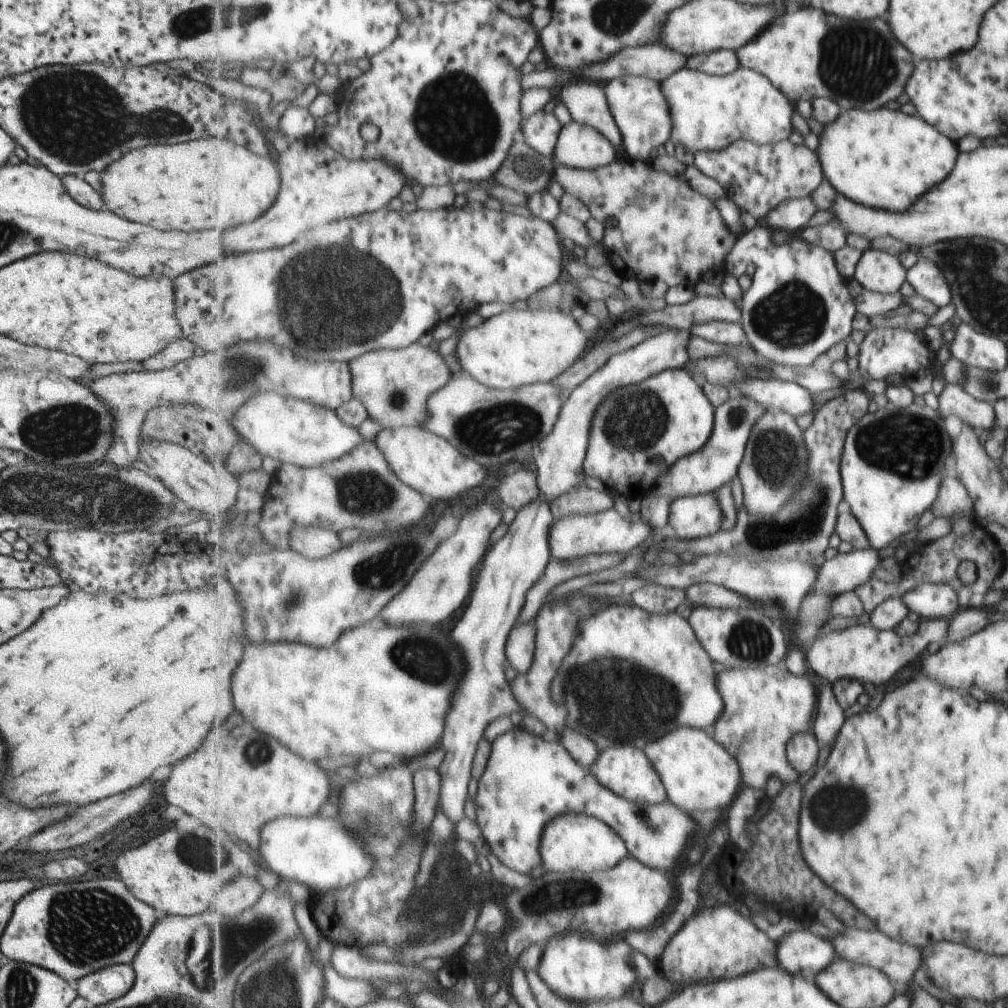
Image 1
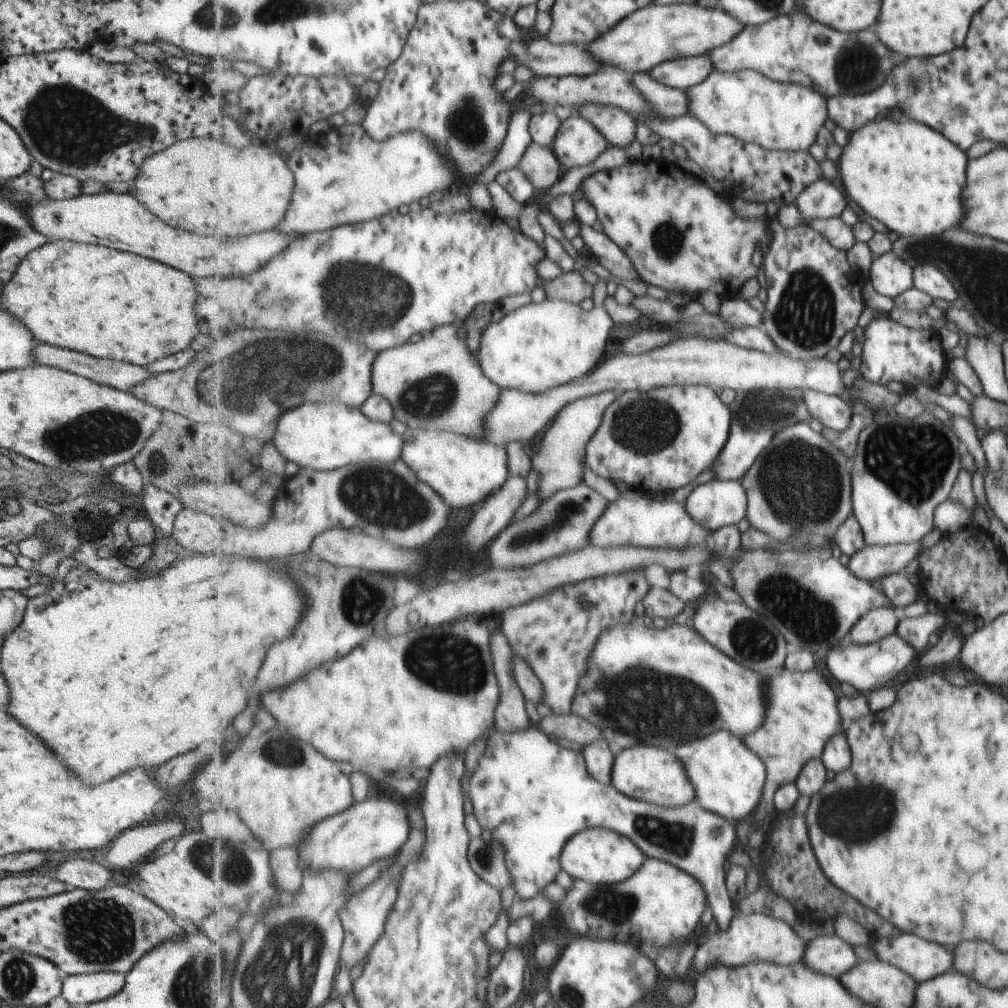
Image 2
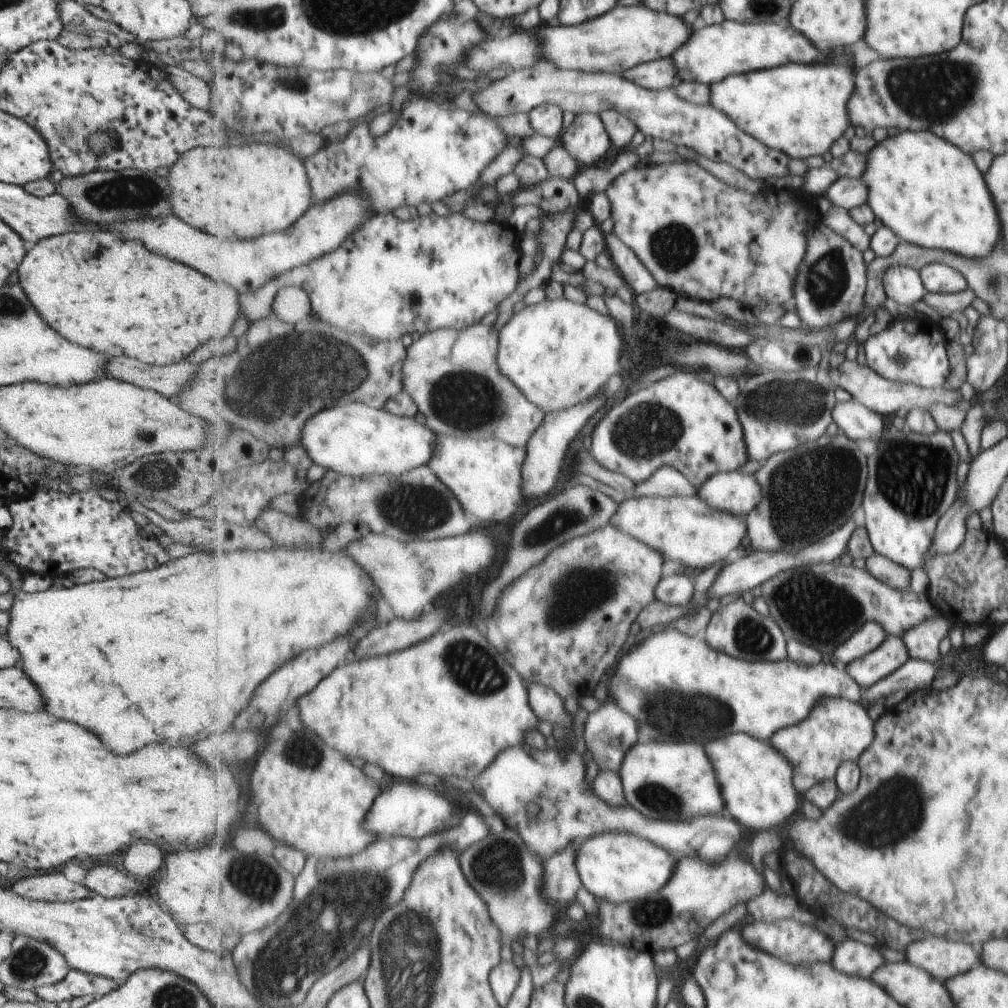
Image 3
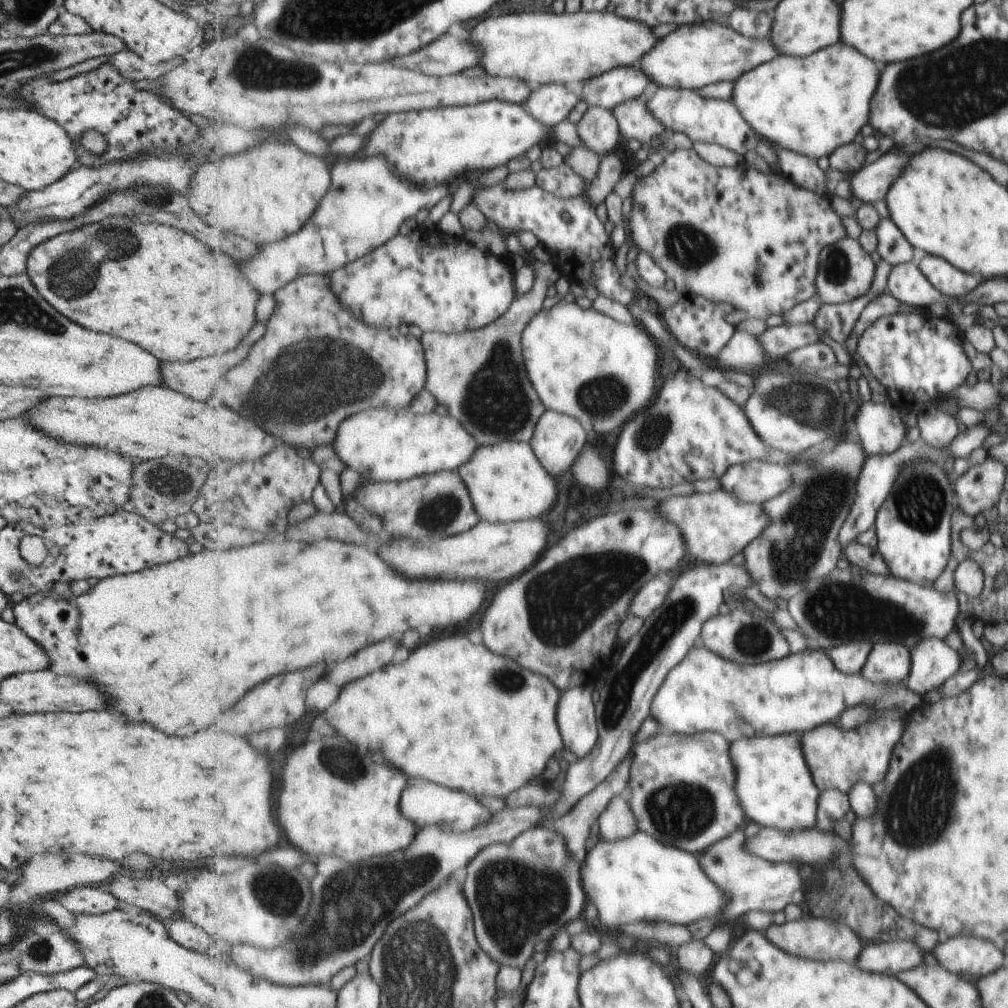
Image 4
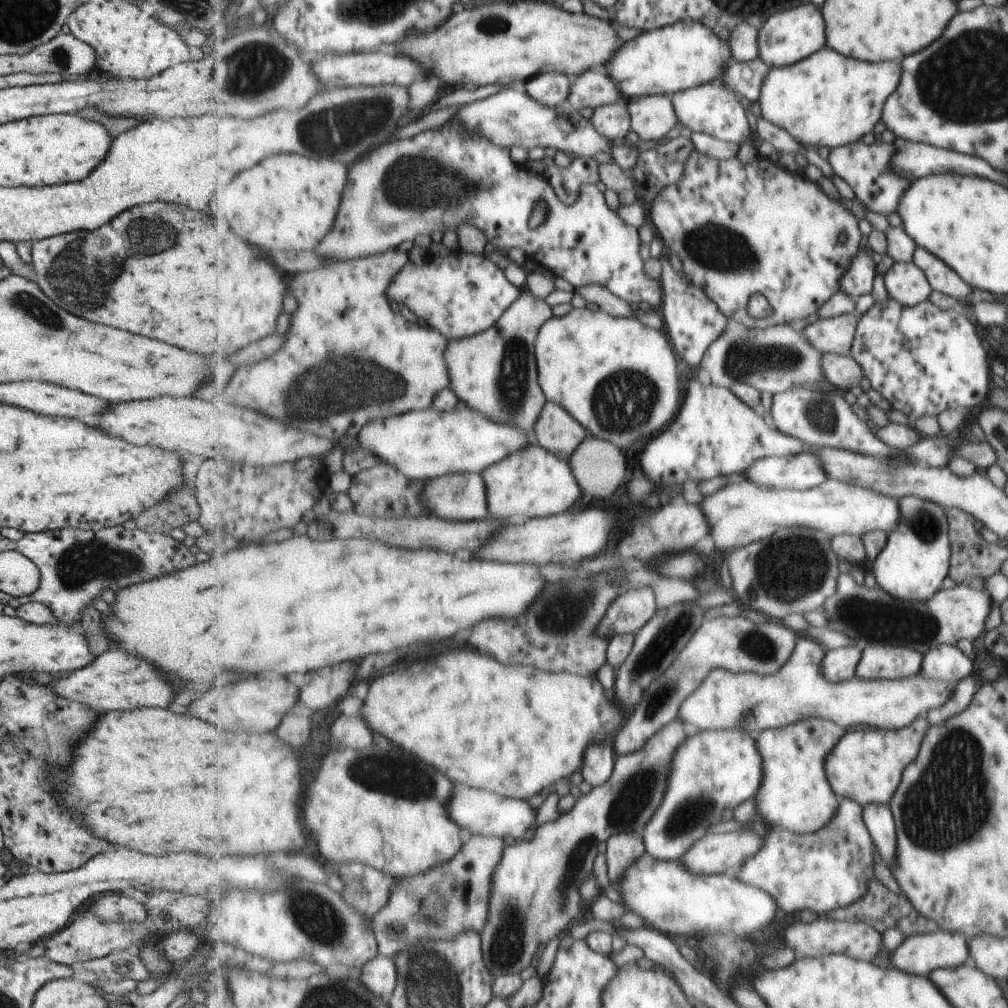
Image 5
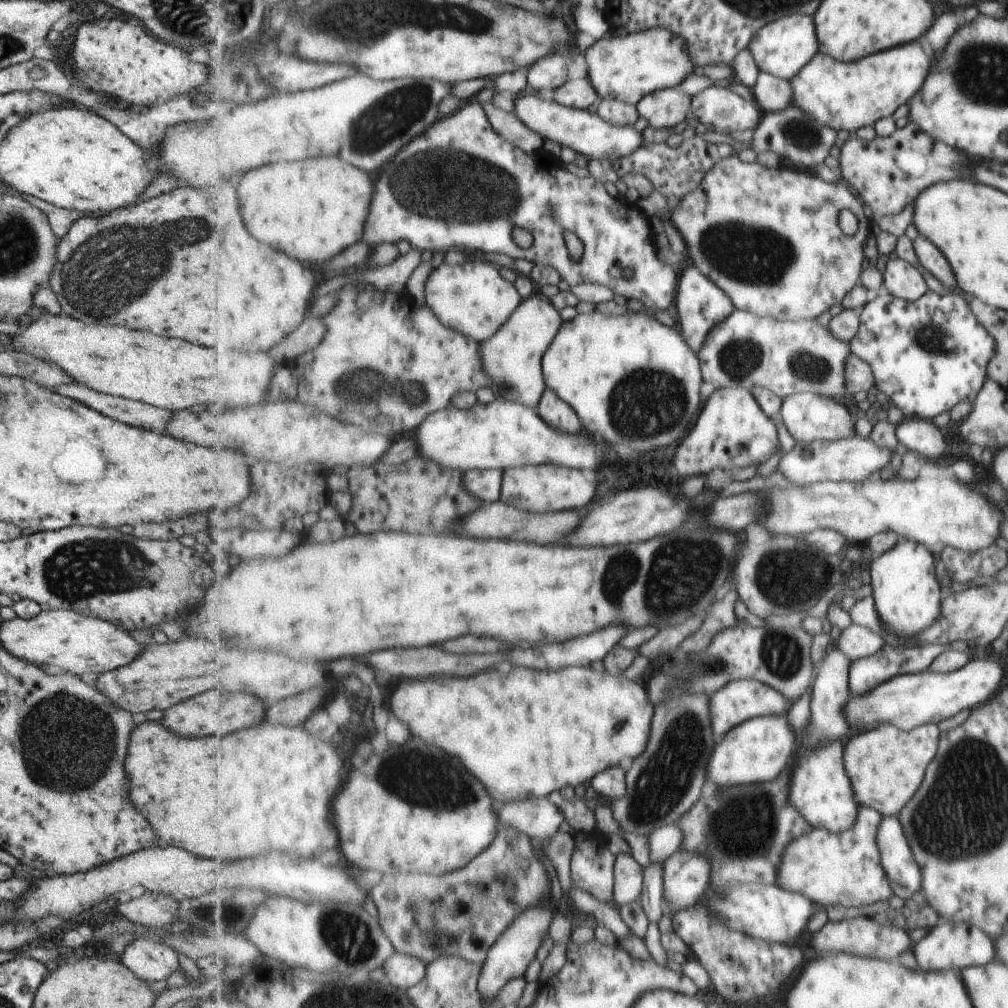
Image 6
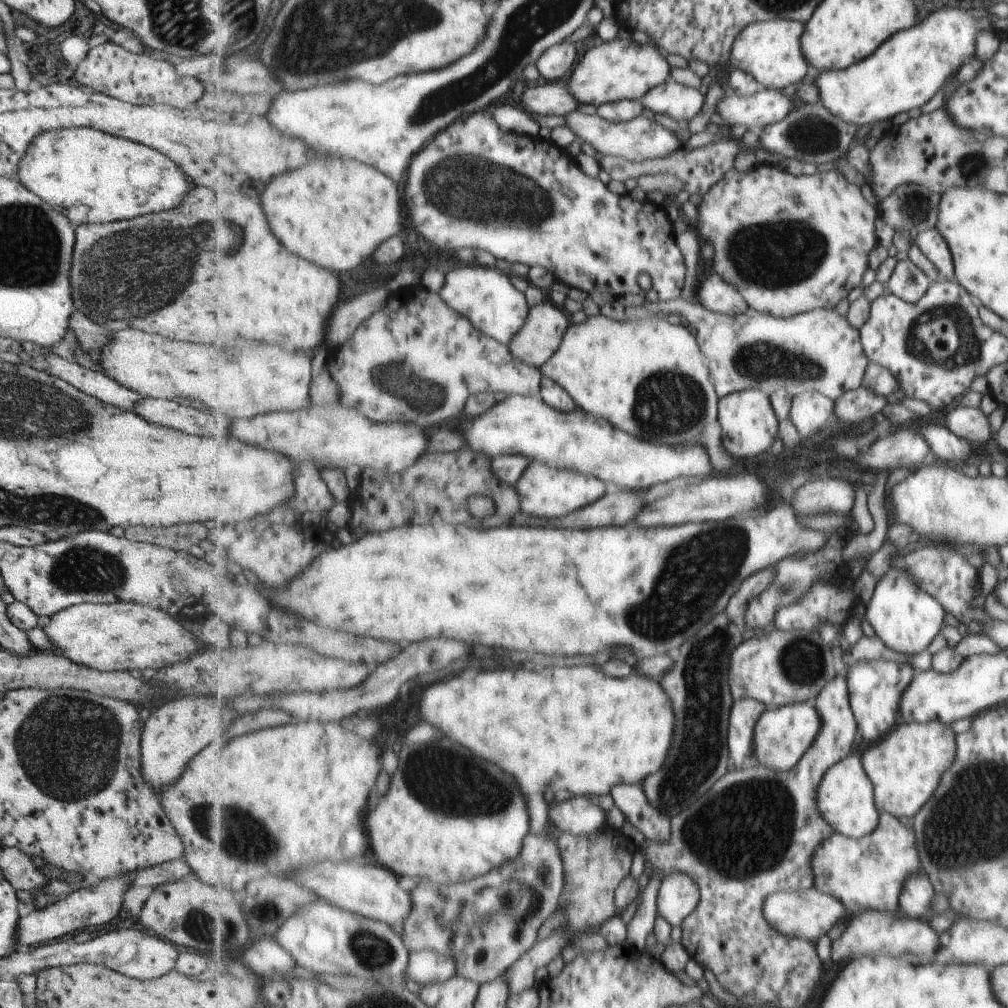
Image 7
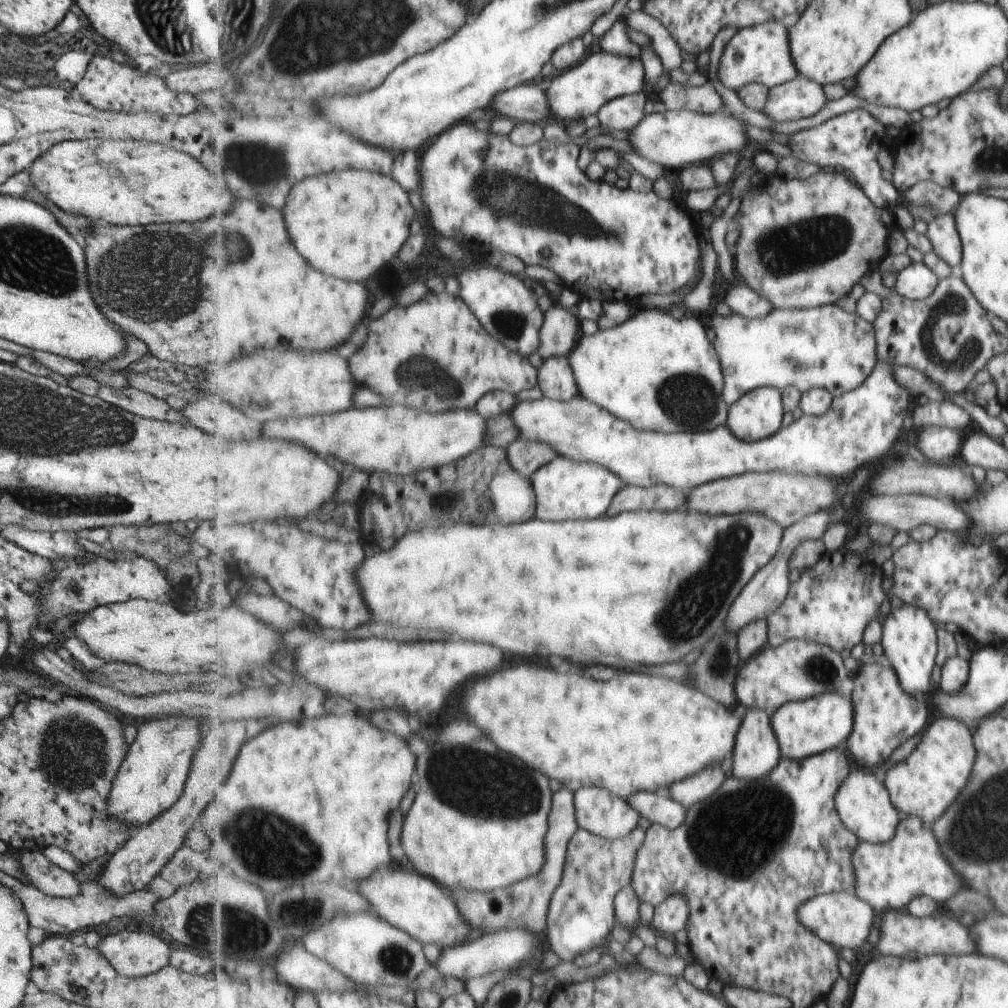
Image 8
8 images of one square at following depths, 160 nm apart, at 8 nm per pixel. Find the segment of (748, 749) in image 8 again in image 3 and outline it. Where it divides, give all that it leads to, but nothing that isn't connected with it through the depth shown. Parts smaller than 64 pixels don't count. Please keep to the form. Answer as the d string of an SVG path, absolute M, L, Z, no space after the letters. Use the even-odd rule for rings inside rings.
M669 627L651 633L637 646L626 650L611 674L607 693L621 710L637 720L640 730L637 743L660 740L706 744L735 733L750 734L756 739L769 741L778 730L811 717L816 706L823 705L831 697L863 703L865 690L833 659L815 666L799 664L789 658L784 661L743 660L717 650L707 640Z

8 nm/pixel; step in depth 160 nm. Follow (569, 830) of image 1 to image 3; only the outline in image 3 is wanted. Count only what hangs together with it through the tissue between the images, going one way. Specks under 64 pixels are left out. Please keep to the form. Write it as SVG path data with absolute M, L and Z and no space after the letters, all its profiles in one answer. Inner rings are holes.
M618 831L605 832L594 835L577 848L577 870L583 887L596 900L623 906L660 892L673 876L678 858L649 839Z

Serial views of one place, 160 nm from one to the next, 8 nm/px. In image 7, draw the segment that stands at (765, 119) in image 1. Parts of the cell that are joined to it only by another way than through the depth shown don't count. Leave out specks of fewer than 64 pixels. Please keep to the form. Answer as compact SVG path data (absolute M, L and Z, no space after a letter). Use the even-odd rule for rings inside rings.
M957 8L935 12L919 26L892 34L864 61L839 72L818 71L813 85L818 88L820 102L837 118L857 126L882 120L889 123L895 114L923 106L939 90L943 78L971 58L975 28L987 26L989 20L977 18L973 22L973 16Z

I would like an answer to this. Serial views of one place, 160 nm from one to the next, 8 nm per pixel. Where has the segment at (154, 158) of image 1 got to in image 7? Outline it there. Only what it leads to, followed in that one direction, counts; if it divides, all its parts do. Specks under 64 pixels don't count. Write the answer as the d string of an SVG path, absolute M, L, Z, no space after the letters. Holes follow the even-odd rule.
M319 158L315 164L309 163L301 170L291 170L289 174L281 174L281 178L273 178L261 196L261 206L269 210L273 234L281 238L283 246L335 272L349 272L365 262L383 240L399 232L403 216L399 186L377 168L347 158Z

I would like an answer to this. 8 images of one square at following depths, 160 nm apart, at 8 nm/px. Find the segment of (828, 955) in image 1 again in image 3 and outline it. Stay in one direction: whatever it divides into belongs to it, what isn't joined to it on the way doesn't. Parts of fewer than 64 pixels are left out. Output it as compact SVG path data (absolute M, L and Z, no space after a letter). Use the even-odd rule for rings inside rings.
M849 938L836 944L836 953L833 953L832 962L829 963L845 974L863 978L870 978L881 965L885 964L871 945Z

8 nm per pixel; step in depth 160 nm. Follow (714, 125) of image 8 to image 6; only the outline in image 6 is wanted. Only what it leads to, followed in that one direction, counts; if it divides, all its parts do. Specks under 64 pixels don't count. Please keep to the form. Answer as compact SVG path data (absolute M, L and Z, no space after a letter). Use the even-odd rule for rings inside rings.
M538 93L517 97L514 101L515 116L530 128L540 134L545 141L557 142L562 149L569 148L590 159L620 159L636 152L644 144L643 132L637 132L632 126L618 127L608 123L596 112L589 114L587 109L568 107L554 98L543 100Z

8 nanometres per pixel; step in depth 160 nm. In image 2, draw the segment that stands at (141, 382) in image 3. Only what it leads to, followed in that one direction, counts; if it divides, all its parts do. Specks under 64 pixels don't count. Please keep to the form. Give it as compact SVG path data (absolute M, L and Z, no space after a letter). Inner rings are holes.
M39 343L32 348L32 358L39 365L55 367L120 391L129 390L151 375L137 365L96 359L45 343Z

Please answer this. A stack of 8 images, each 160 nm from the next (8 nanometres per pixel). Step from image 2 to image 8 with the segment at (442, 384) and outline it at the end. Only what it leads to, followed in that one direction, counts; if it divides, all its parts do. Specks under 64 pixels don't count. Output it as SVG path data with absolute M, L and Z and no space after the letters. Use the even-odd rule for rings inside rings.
M560 304L552 306L544 312L544 324L540 330L540 348L537 353L544 360L551 357L567 357L579 343L581 335L580 321L575 311L563 308Z

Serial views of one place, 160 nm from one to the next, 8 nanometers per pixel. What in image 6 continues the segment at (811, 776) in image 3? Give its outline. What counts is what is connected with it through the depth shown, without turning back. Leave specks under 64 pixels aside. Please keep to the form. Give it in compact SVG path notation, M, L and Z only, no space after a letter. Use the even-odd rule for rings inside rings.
M933 723L922 724L909 731L877 724L849 739L843 748L843 764L852 778L859 804L878 810L881 817L897 816L899 809L919 786L925 766L935 756L939 732Z

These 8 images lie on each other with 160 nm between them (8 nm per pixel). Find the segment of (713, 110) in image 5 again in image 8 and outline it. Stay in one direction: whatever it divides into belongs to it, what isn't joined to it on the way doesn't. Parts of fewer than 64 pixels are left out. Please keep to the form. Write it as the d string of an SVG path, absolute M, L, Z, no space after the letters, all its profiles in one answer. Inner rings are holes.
M800 74L791 82L769 89L766 105L760 111L774 122L801 120L815 116L827 101L823 86Z

